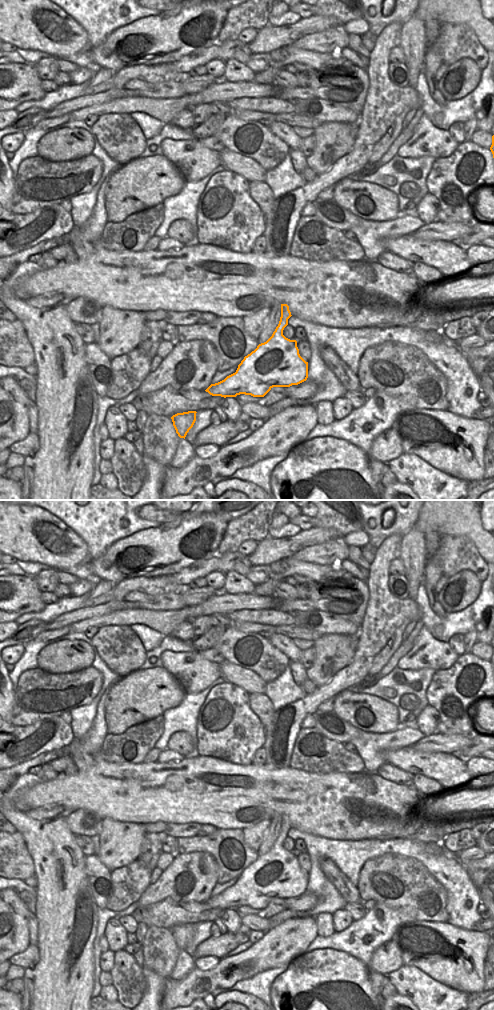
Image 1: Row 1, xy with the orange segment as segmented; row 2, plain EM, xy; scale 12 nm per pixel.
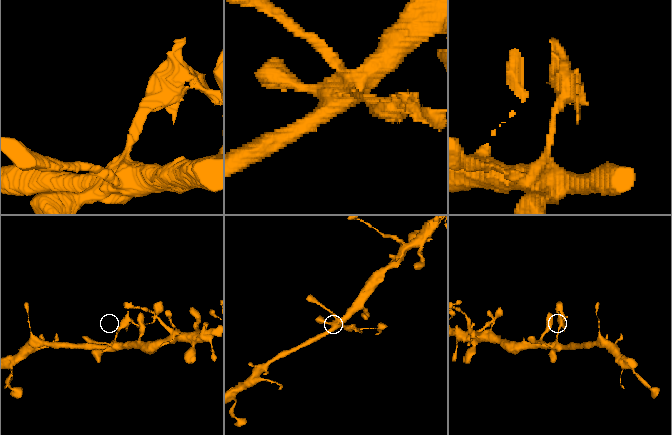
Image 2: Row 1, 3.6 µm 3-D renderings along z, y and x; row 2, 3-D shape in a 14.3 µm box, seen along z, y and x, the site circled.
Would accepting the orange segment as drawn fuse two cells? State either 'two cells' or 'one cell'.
two cells

